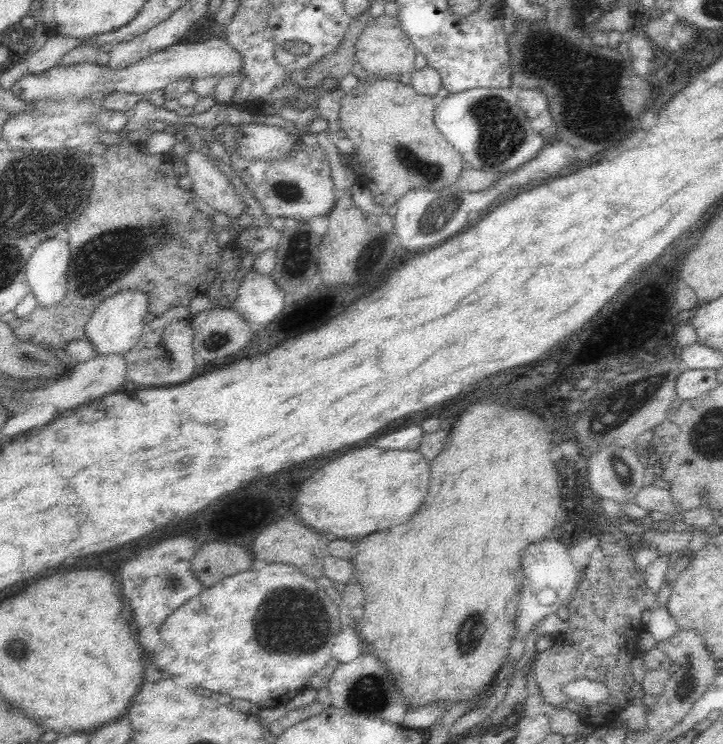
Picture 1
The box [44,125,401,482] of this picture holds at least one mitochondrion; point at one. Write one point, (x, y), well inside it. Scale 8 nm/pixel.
(107, 253)

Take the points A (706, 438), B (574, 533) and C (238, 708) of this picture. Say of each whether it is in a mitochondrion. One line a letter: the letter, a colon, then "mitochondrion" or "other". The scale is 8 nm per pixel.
A: mitochondrion
B: other
C: other

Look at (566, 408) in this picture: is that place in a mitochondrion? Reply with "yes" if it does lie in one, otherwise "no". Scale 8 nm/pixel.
yes

